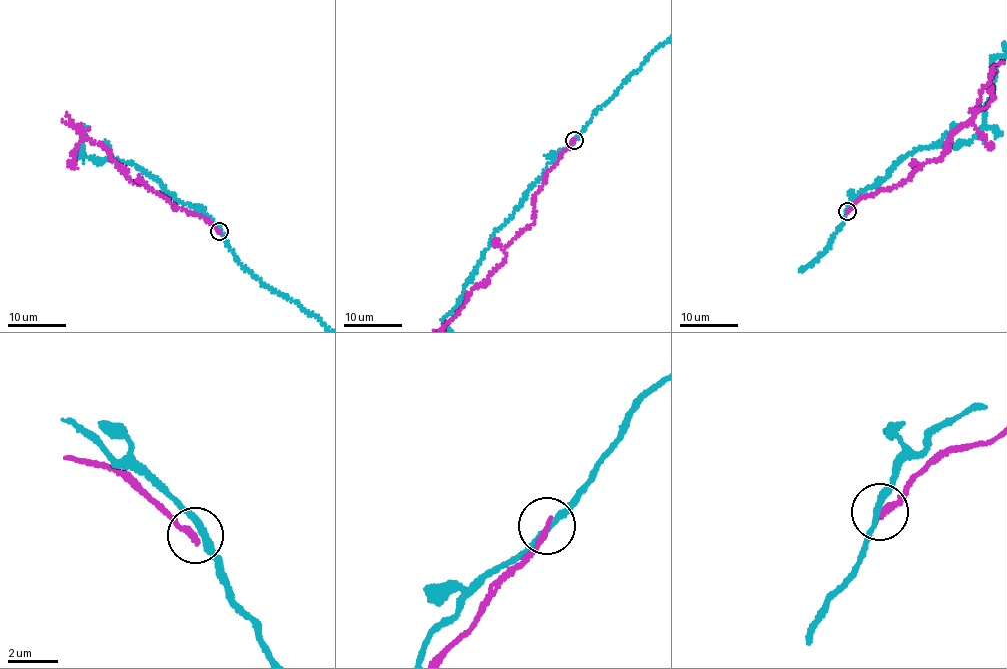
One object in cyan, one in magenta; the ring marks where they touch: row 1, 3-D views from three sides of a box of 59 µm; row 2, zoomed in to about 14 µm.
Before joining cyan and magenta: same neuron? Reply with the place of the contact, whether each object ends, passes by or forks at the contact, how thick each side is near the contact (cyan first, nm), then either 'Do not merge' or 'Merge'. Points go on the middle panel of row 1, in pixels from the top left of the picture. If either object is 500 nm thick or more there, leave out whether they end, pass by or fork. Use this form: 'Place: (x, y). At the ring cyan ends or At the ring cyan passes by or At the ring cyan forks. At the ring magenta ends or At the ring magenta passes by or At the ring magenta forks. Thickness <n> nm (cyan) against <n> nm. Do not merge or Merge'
Place: (574, 140). At the ring cyan passes by. At the ring magenta ends. Thickness 220 nm (cyan) against 240 nm. Do not merge

